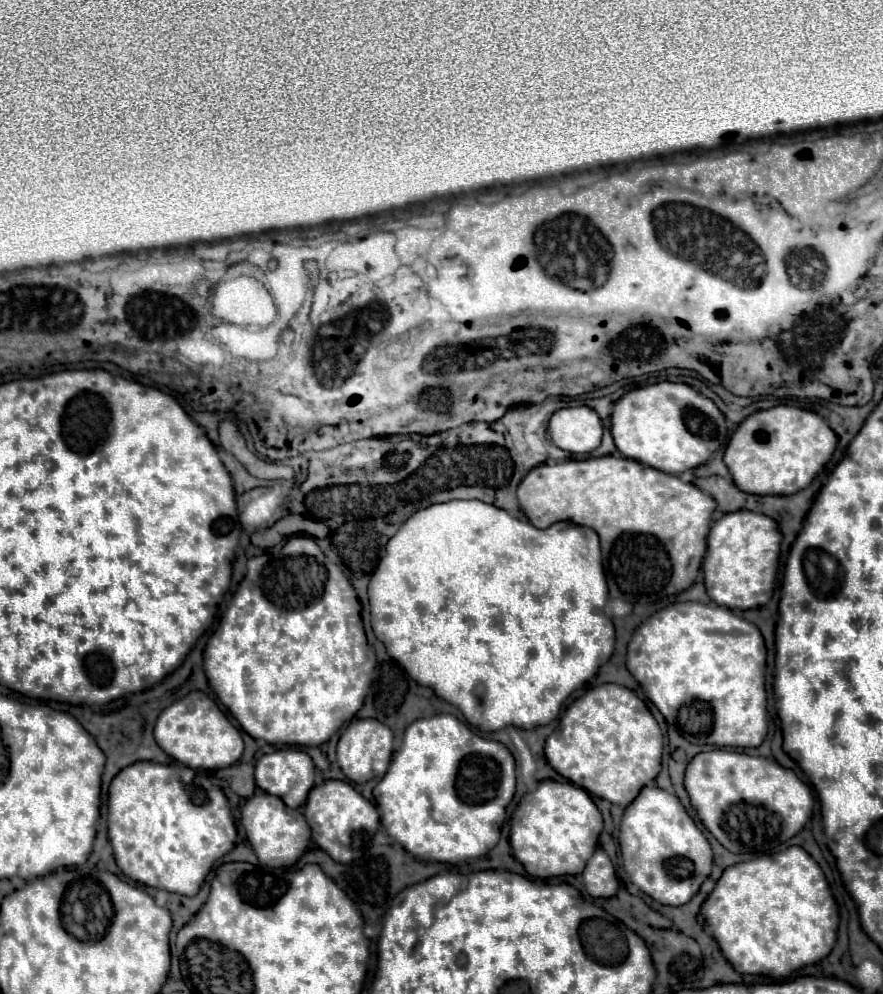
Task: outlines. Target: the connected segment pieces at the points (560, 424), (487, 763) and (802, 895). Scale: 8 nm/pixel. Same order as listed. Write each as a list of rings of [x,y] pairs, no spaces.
[[[590,407],[560,409],[550,419],[550,439],[568,453],[590,453],[602,441],[602,421]]]
[[[450,713],[416,719],[404,731],[402,747],[394,753],[392,765],[374,787],[380,821],[388,835],[408,853],[424,861],[458,863],[486,855],[500,839],[506,807],[516,791],[516,761],[506,745],[476,735],[464,721]]]
[[[794,845],[794,847],[788,847],[786,851],[764,855],[758,859],[728,867],[718,879],[706,903],[702,905],[700,921],[718,941],[724,957],[732,963],[732,967],[738,973],[788,977],[790,973],[806,965],[818,963],[832,951],[836,943],[840,917],[822,869],[810,857],[810,853]]]

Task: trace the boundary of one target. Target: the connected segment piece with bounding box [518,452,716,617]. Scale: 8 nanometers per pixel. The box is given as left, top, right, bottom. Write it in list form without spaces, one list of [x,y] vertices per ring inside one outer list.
[[[619,452],[586,461],[538,465],[522,479],[518,501],[538,529],[558,521],[592,527],[600,537],[610,597],[632,603],[646,617],[674,603],[674,597],[694,583],[716,509],[714,499],[696,485],[626,459]]]

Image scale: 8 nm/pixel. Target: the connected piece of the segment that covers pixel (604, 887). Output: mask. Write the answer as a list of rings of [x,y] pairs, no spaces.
[[[596,849],[590,861],[586,863],[582,881],[584,881],[586,891],[592,897],[614,897],[616,895],[618,879],[616,879],[610,857],[602,849]]]

